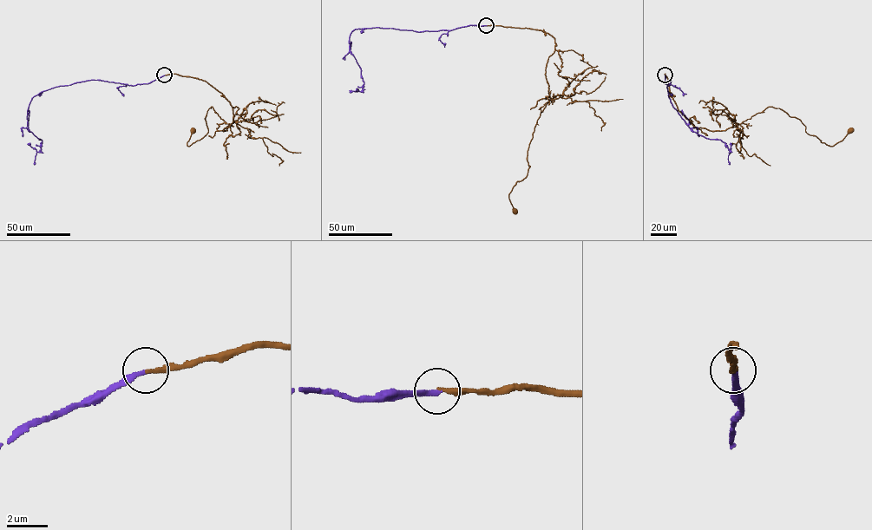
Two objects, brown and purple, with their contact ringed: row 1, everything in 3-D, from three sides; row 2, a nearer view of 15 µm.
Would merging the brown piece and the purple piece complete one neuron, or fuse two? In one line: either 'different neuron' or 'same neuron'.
same neuron

